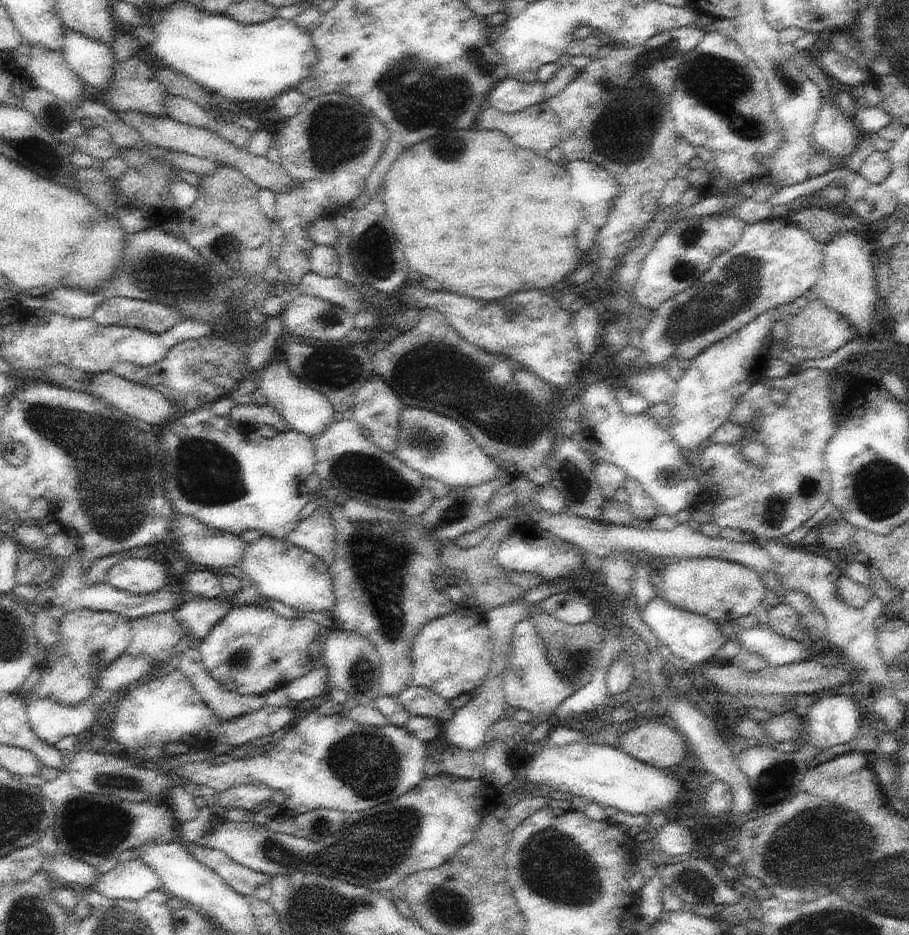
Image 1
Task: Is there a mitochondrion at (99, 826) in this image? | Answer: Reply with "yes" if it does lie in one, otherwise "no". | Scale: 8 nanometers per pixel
yes

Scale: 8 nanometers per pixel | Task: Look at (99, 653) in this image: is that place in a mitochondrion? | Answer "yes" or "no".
yes

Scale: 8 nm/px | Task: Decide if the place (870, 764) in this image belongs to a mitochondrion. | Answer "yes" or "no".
no

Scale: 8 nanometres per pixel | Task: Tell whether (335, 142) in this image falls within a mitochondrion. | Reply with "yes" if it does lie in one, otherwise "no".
yes

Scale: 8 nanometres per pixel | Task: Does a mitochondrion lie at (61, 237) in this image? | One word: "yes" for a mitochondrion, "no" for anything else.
no

